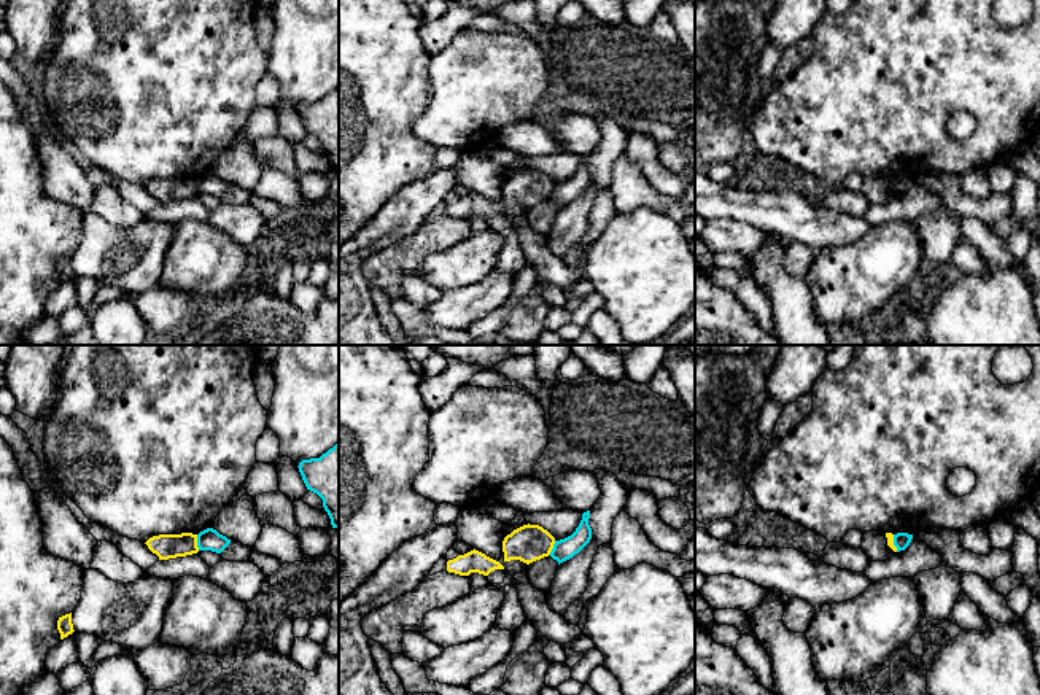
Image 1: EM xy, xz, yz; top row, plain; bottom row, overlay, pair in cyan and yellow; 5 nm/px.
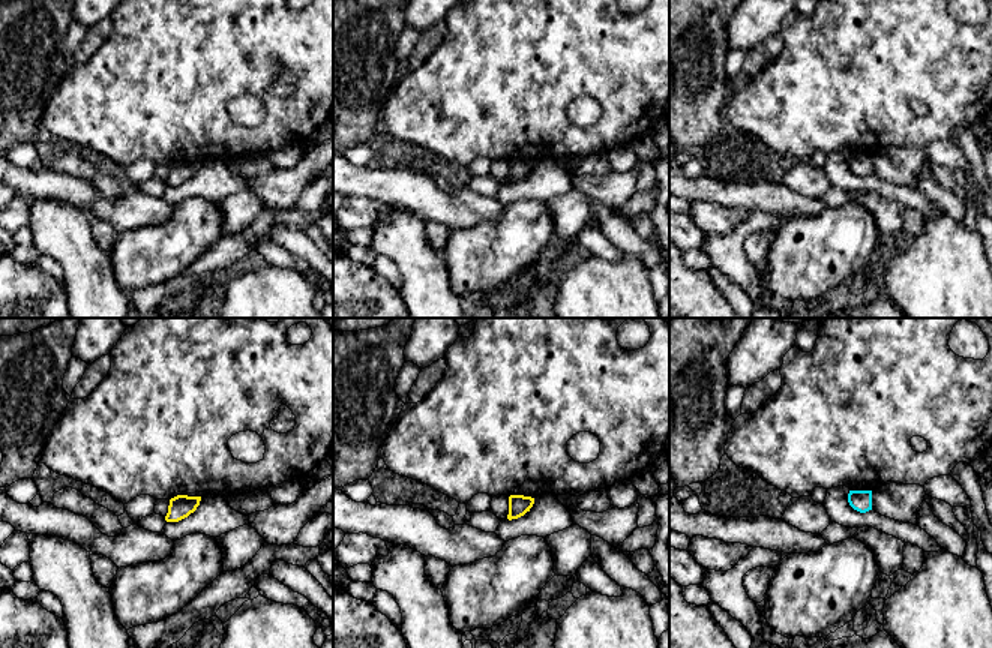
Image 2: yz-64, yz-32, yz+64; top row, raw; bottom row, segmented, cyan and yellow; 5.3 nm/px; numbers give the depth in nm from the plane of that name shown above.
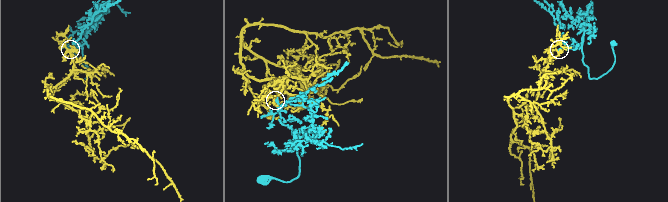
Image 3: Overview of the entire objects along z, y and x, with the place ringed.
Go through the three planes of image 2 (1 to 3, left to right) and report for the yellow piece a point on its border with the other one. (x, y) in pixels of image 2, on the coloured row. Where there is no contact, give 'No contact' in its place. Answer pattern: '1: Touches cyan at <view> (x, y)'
1: No contact
2: No contact
3: No contact

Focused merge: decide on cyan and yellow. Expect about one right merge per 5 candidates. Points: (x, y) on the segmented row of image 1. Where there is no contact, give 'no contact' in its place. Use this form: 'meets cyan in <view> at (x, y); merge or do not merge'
meets cyan in xy at (197, 543); do not merge

